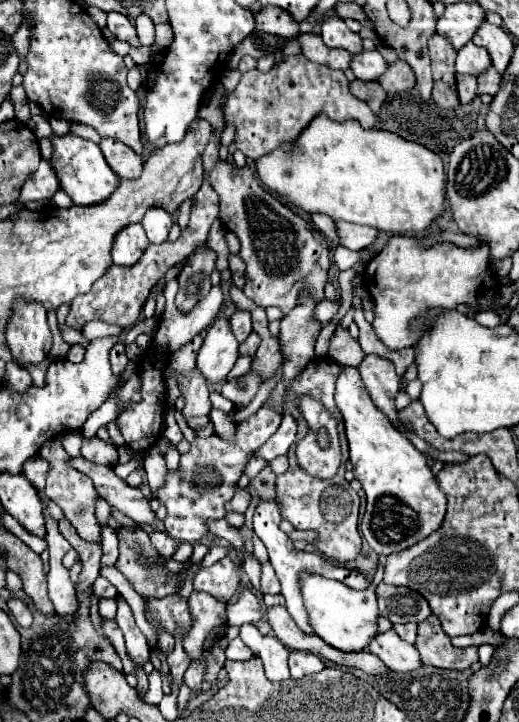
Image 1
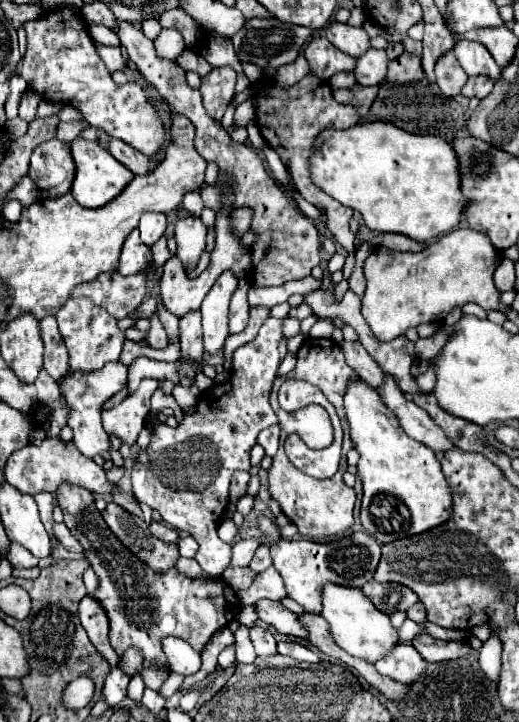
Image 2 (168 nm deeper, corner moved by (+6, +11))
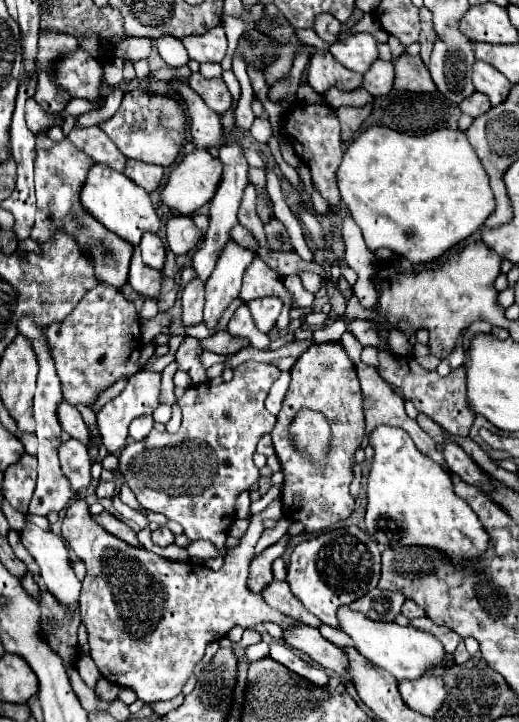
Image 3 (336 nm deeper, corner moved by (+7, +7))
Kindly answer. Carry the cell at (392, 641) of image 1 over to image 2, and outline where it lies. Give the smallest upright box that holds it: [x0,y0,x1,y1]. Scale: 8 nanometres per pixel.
[376,643,428,685]

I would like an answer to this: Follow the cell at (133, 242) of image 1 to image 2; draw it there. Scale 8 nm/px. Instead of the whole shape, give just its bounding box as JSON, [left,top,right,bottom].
[118,229,152,275]

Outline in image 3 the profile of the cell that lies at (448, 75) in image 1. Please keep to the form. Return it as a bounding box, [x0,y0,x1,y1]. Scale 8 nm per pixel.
[419,7,435,63]

